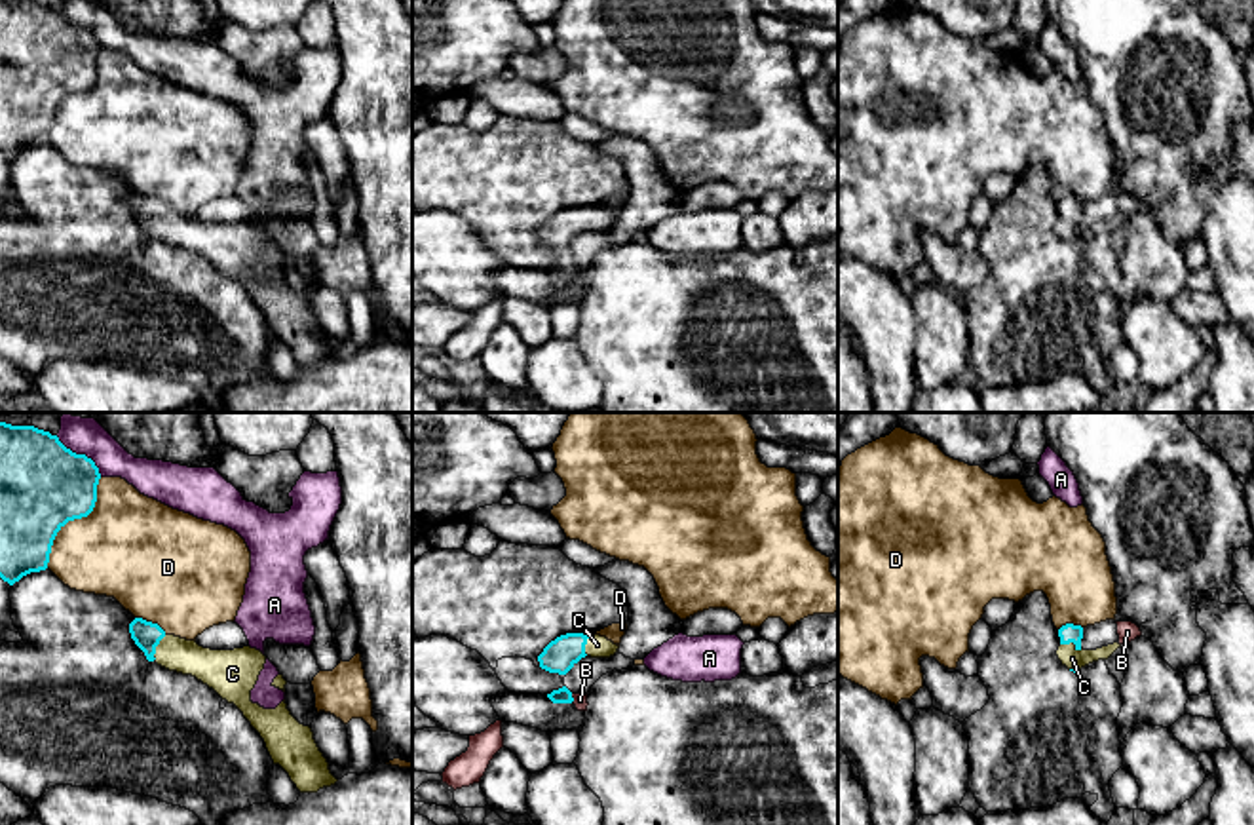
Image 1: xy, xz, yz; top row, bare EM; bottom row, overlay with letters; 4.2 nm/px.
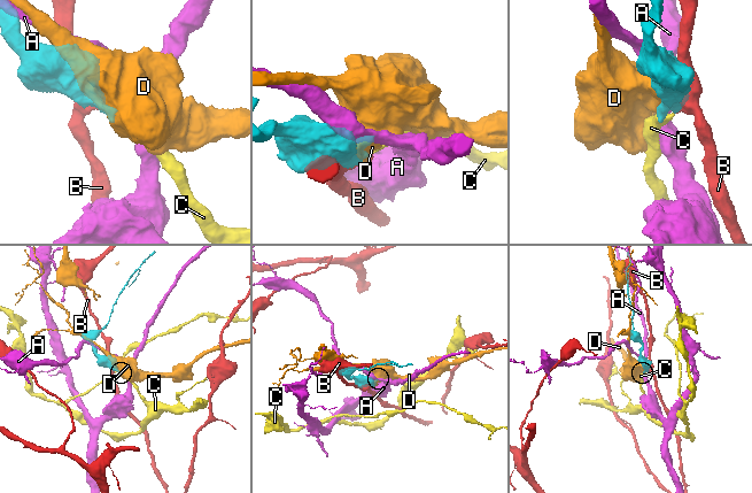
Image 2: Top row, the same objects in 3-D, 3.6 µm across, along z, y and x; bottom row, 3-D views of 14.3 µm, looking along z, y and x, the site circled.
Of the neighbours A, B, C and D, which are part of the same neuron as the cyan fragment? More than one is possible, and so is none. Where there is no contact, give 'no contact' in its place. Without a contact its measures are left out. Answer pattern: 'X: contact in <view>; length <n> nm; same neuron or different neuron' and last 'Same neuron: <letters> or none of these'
A: contact in xy; length 260 nm; different neuron
B: contact in xz; length 40 nm; different neuron
C: contact in yz; length 100 nm; same neuron
D: contact in xy; length 440 nm; different neuron
Same neuron: C

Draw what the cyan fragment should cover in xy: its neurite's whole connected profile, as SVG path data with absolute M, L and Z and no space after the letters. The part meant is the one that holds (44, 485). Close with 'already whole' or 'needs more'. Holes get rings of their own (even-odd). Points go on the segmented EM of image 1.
M0 422L0 578L13 585L30 572L48 568L57 532L74 519L87 517L97 502L101 473L91 458L66 449L57 435L34 426Z; already whole

